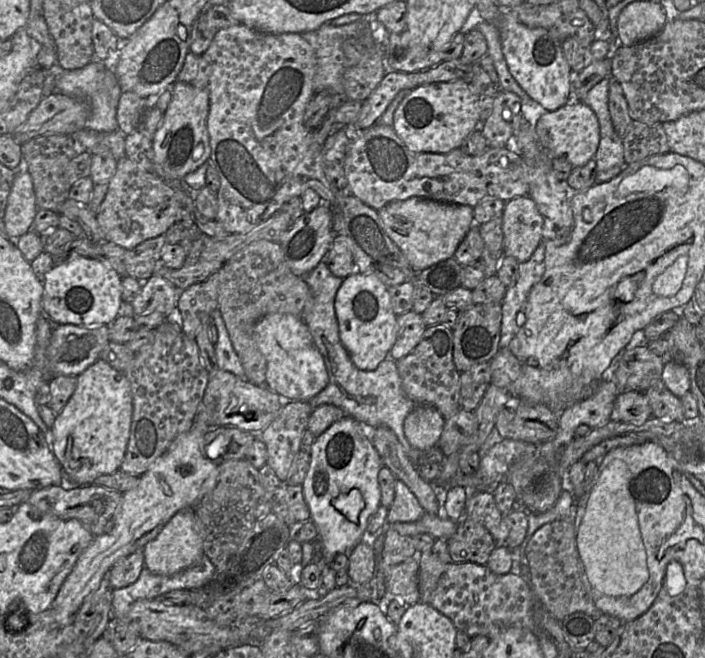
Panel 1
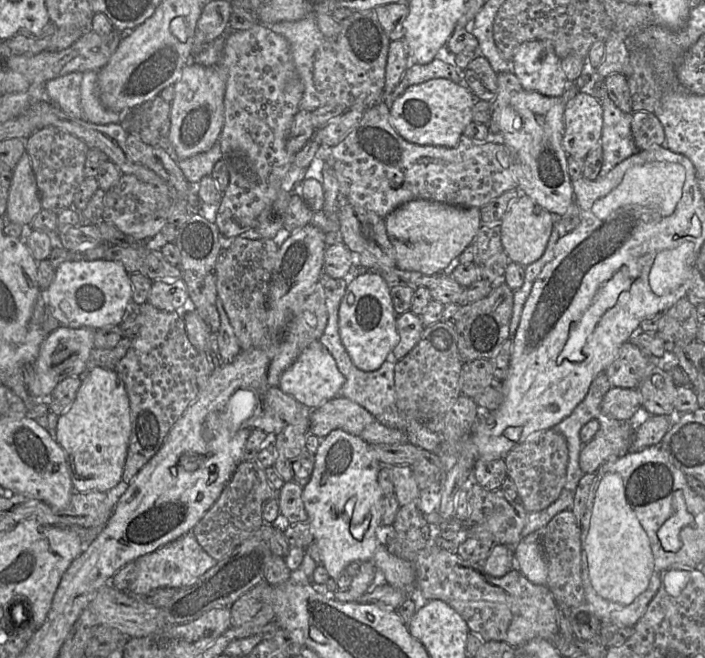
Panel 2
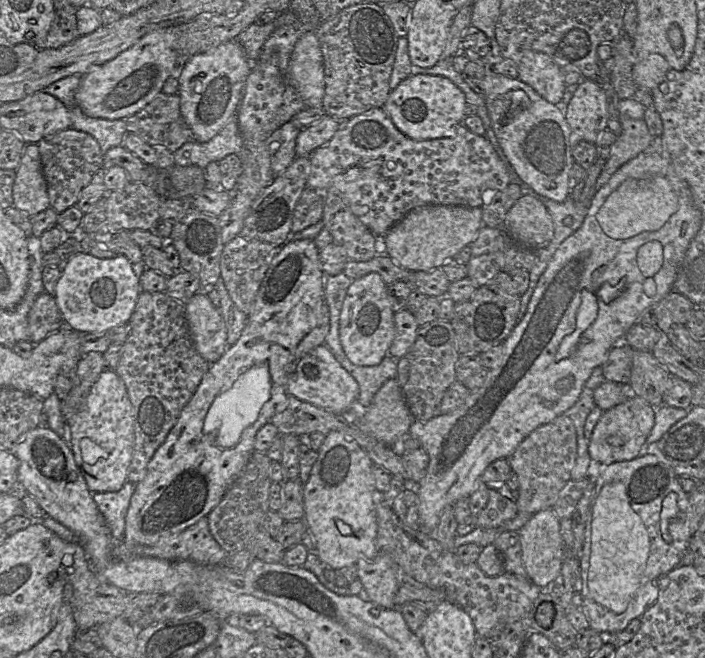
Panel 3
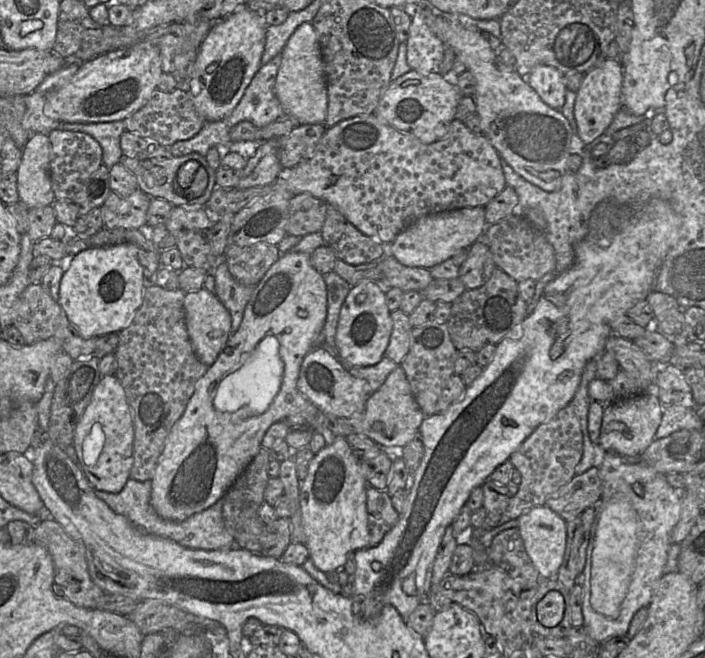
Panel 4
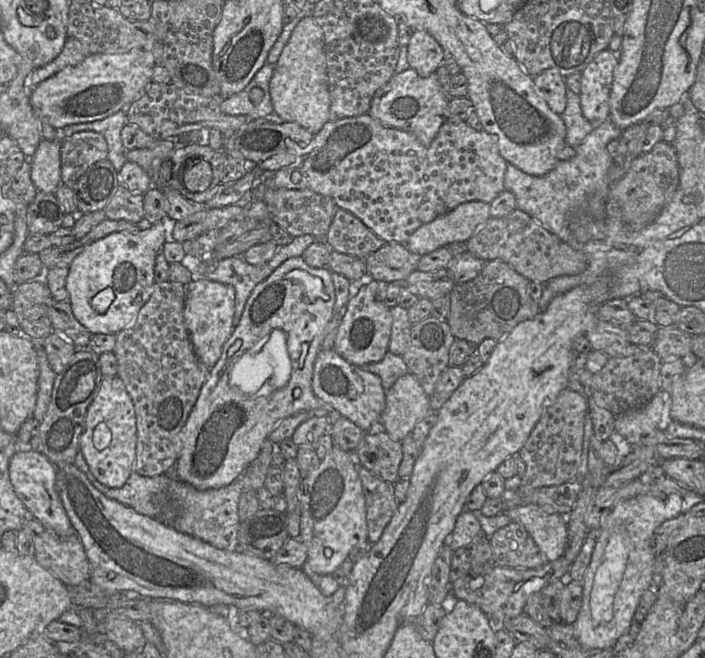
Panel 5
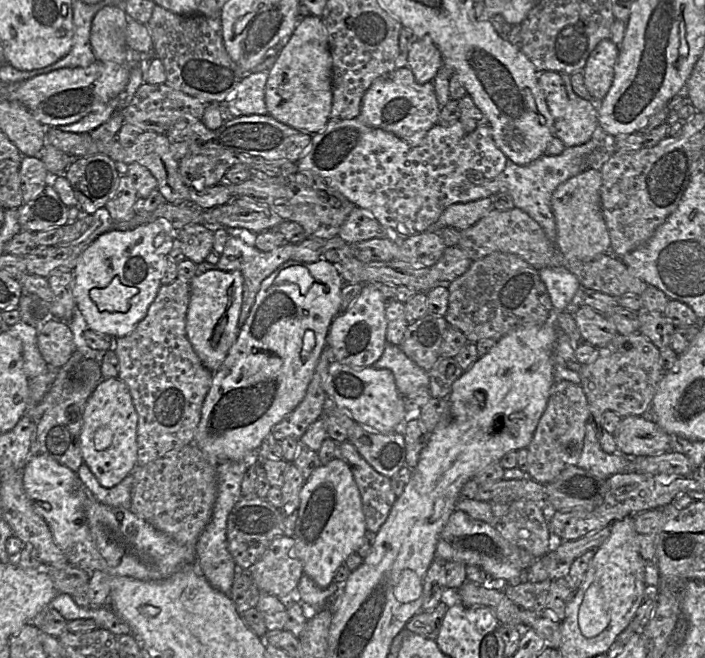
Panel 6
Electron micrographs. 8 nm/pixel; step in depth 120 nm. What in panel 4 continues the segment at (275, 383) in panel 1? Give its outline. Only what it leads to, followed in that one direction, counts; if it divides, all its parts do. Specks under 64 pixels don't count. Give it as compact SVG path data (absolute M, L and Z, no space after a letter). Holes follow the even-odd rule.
M327 347L313 348L304 357L297 387L321 411L341 418L359 416L374 393L365 379L351 375Z

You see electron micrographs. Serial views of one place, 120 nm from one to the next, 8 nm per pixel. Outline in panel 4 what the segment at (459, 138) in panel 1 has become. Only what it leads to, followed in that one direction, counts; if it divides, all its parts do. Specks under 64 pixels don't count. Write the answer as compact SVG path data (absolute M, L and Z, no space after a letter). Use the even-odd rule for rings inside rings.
M411 69L391 81L380 98L375 114L397 130L411 133L423 143L431 144L448 134L452 121L457 119L457 106L462 95L456 84L438 71L422 74Z

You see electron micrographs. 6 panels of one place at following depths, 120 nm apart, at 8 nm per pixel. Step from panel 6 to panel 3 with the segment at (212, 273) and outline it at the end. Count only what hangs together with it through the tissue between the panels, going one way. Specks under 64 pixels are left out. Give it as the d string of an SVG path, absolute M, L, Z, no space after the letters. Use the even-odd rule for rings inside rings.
M195 293L185 304L189 336L196 351L210 364L225 352L227 330L220 307L216 308L206 293Z

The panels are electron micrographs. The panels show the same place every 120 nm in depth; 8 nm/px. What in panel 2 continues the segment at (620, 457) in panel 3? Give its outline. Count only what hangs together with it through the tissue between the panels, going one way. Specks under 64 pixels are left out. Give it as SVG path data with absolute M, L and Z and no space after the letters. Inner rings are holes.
M606 415L600 417L598 431L580 452L579 465L584 474L596 473L604 463L629 453L637 419L614 420Z

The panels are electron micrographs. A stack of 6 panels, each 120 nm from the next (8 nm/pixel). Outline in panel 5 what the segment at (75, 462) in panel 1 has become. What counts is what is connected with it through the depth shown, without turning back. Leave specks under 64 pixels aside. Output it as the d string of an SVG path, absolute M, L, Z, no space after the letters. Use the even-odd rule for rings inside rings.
M103 377L100 389L90 403L79 439L80 451L95 479L109 488L121 488L134 470L137 429L133 402L122 380Z

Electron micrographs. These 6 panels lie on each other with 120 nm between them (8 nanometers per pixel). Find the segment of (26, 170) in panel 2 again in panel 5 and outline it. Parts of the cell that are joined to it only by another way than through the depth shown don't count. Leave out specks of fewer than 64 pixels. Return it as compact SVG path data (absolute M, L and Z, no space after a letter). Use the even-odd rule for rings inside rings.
M42 139L30 159L31 180L38 191L55 193L61 184L61 141Z

